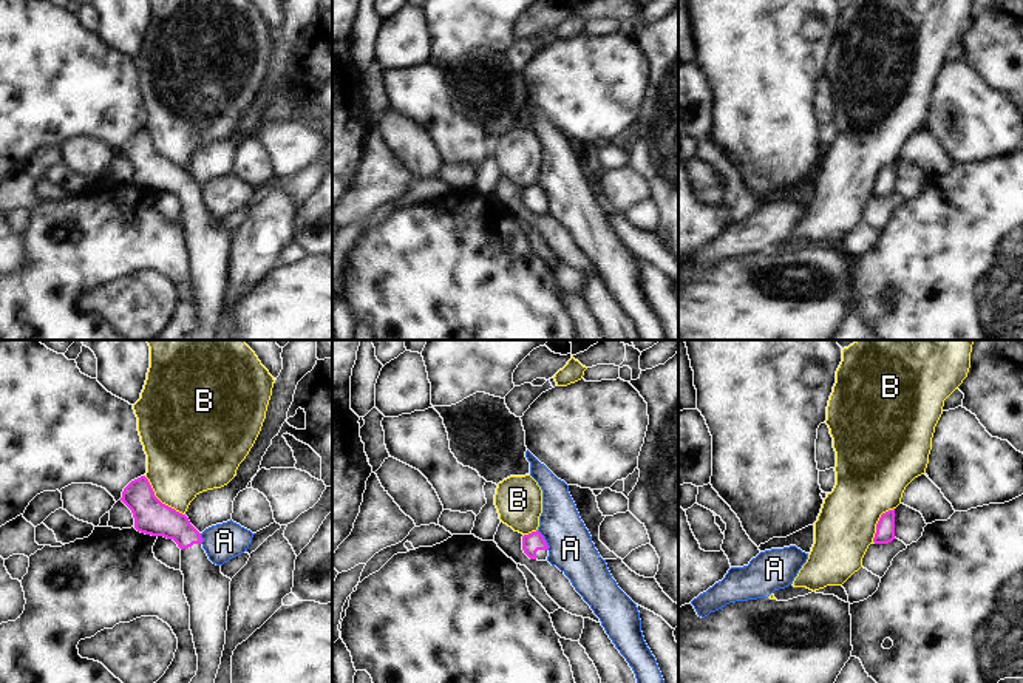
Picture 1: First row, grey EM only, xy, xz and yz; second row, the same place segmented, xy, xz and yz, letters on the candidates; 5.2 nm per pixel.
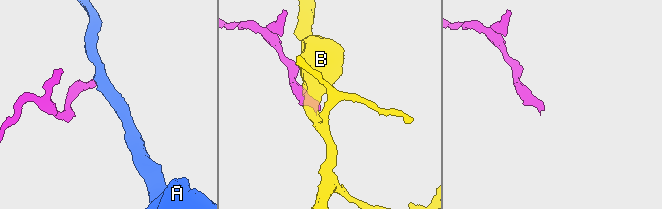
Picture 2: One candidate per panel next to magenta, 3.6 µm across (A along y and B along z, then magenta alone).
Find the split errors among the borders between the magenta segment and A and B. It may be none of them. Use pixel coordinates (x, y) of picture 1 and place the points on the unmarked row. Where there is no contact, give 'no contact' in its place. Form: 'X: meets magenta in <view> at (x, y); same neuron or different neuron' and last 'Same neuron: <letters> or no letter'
A: meets magenta in xz at (544, 193); different neuron
B: meets magenta in xy at (158, 153); different neuron
Same neuron: no letter

